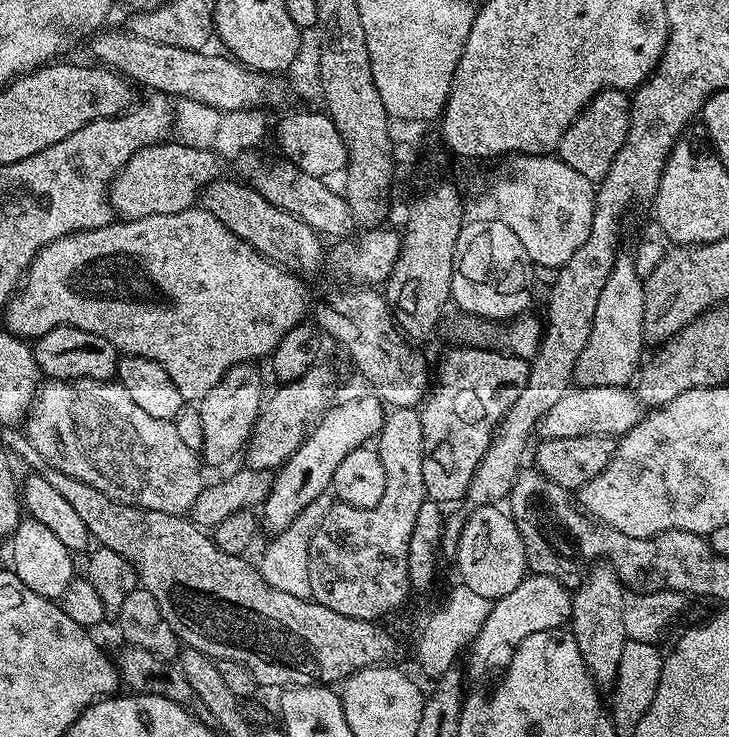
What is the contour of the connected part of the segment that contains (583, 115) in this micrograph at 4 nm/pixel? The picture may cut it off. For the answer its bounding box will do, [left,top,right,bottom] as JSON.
[558,88,632,182]

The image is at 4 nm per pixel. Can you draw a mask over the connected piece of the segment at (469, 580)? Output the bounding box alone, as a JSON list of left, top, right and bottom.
[454,504,530,602]

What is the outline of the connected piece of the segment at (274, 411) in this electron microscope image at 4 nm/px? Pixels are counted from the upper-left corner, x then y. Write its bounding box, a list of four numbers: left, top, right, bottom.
[242,362,334,472]

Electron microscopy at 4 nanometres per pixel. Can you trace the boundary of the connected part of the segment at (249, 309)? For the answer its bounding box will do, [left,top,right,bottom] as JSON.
[2,206,309,402]

